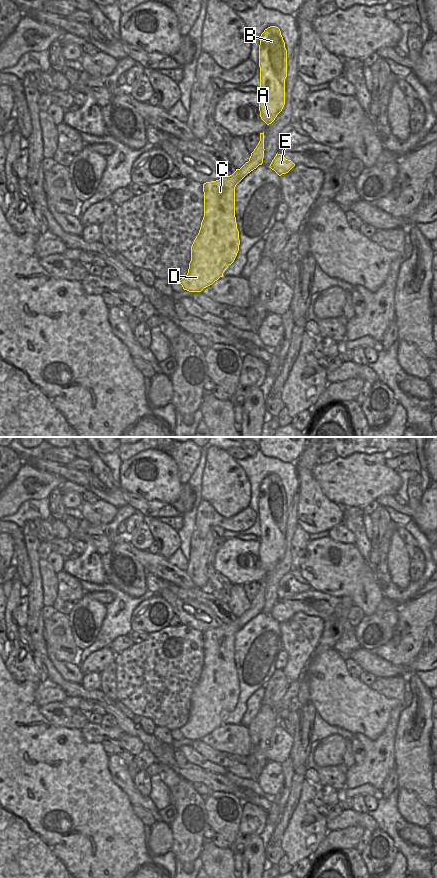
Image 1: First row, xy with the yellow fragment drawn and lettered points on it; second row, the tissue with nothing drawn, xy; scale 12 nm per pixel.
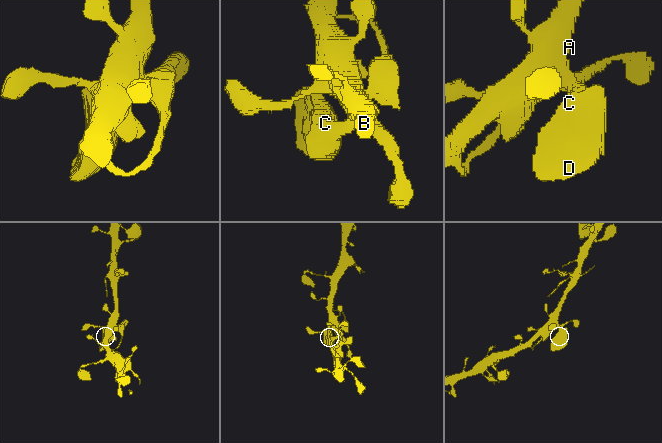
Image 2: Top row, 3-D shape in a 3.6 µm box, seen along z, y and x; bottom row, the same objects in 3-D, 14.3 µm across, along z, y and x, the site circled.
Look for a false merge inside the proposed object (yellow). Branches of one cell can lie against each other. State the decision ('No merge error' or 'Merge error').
No merge error

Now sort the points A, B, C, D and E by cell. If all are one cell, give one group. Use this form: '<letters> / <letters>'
A B C D E

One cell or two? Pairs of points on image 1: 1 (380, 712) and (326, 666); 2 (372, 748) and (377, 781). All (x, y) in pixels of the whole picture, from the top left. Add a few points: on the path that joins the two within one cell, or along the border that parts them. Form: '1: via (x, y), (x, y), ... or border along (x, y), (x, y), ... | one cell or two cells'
1: via (367, 707), (339, 679) | one cell
2: via (376, 756), (376, 773) | one cell

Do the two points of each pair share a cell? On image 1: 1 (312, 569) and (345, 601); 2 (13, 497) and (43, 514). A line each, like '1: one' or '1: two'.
1: two
2: two

